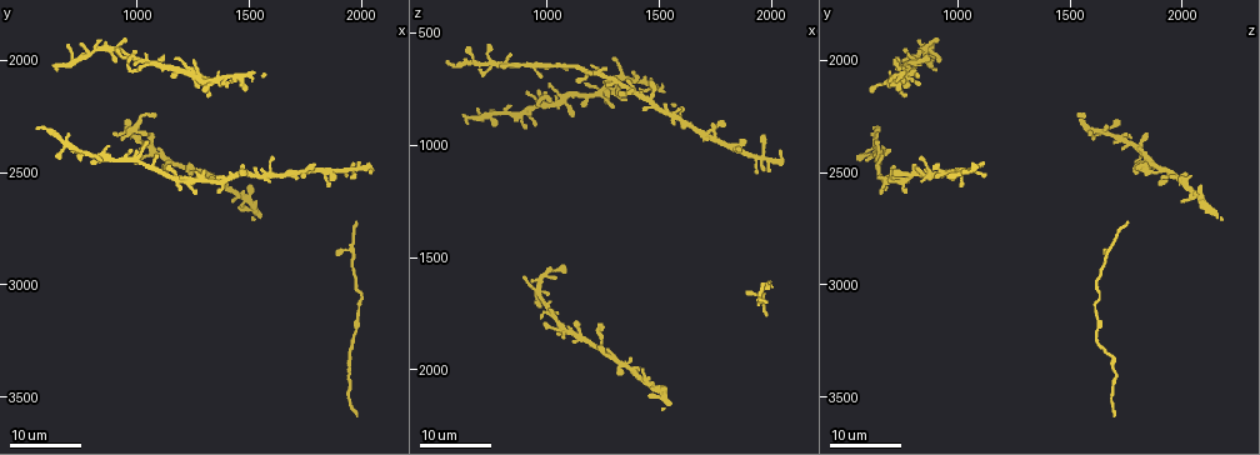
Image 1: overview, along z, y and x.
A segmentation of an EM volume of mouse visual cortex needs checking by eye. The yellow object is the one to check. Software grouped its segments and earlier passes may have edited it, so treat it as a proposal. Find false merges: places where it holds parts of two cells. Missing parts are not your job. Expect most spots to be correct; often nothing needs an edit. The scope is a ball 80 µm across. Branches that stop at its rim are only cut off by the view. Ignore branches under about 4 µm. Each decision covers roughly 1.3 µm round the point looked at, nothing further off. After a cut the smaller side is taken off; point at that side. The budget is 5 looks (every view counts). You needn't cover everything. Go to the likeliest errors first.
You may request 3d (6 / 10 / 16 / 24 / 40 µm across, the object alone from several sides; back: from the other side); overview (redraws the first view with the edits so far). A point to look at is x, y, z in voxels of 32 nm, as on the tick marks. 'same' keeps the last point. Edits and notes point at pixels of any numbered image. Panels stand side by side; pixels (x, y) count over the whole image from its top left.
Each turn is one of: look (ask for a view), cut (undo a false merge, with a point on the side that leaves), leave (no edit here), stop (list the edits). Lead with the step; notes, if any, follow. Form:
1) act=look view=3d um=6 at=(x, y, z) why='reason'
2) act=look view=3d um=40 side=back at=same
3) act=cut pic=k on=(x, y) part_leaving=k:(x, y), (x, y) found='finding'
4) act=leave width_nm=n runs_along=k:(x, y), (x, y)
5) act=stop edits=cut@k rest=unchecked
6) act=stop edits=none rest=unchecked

act=look view=3d um=16 at=(1580, 2500, 880) why='a fork'

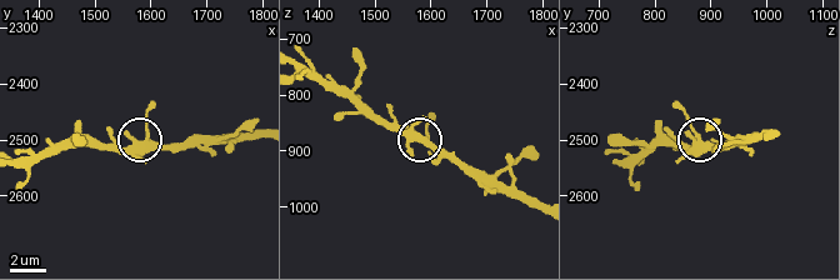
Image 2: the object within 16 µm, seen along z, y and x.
act=look view=3d um=6 at=(1600, 2495, 885) why='zoom in'

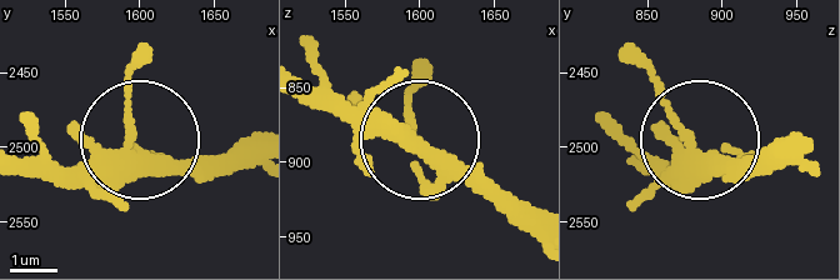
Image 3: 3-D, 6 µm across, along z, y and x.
act=leave side_arm_um=15 arms=3 found='continuous, no second cell'

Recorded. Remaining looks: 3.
act=look view=3d um=16 at=(980, 2430, 650) why='two arms in line, one across'

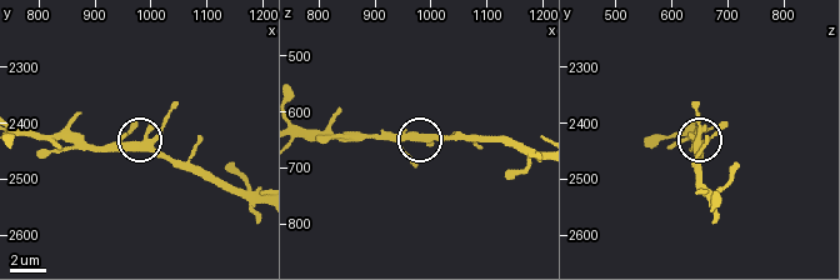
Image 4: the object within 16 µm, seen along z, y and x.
act=look view=3d um=6 at=(990, 2425, 645)

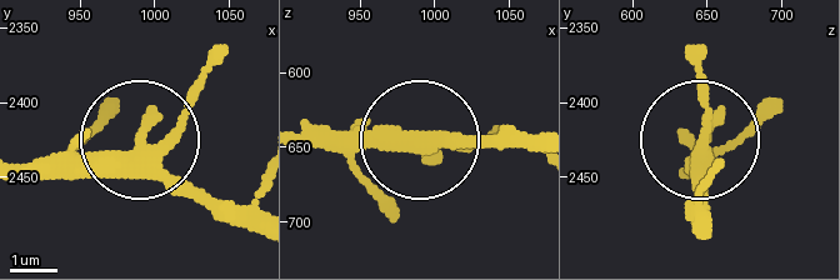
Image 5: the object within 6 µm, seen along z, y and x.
act=leave runs_along=5:(475, 146), (300, 135) found='continuous, no second cell'

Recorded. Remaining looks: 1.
act=stop edits=none rest=unchecked

